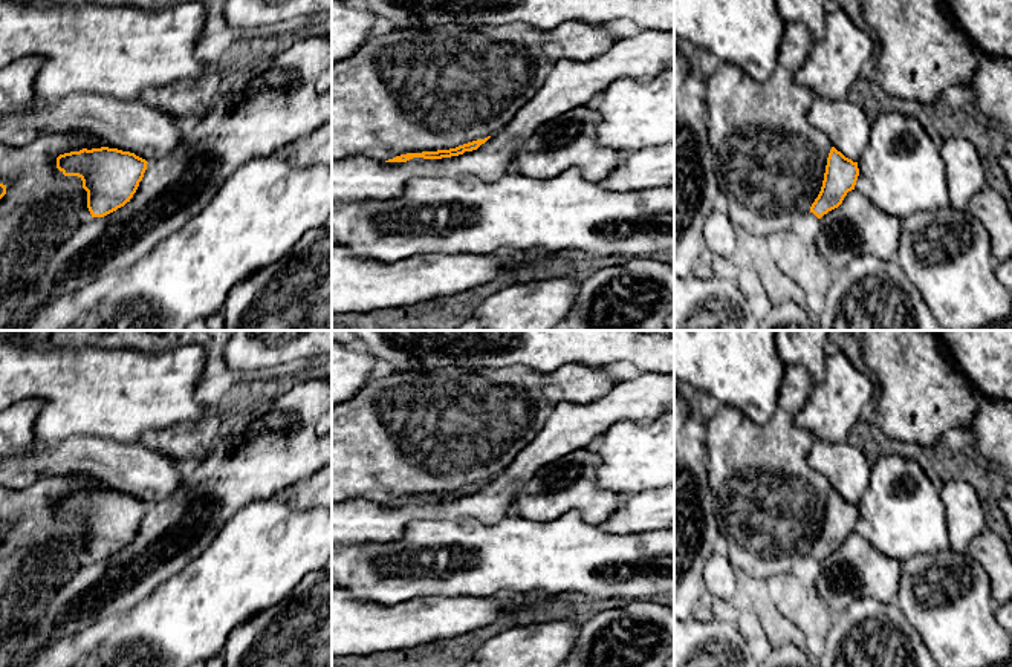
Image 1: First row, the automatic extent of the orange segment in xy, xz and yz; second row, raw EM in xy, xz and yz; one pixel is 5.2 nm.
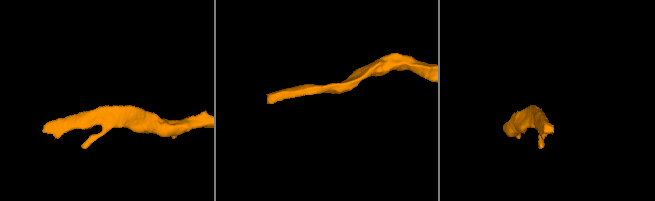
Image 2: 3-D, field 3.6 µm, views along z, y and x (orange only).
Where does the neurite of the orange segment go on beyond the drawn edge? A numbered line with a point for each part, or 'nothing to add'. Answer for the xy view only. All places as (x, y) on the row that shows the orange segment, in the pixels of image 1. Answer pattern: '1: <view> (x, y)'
1: xy (132, 126)

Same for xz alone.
1: xz (572, 83)

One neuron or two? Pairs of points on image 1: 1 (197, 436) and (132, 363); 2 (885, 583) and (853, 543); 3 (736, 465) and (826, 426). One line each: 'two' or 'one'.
1: two
2: one
3: two

